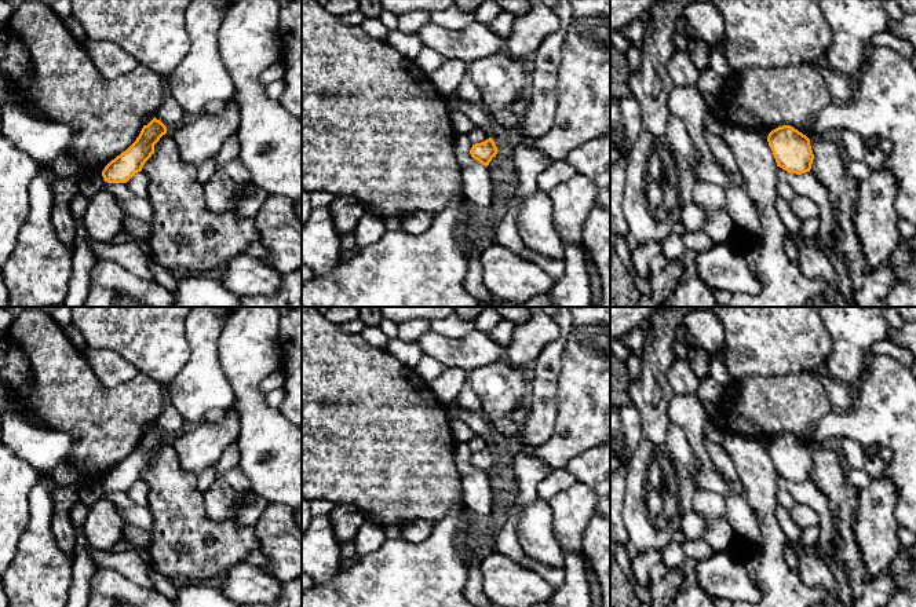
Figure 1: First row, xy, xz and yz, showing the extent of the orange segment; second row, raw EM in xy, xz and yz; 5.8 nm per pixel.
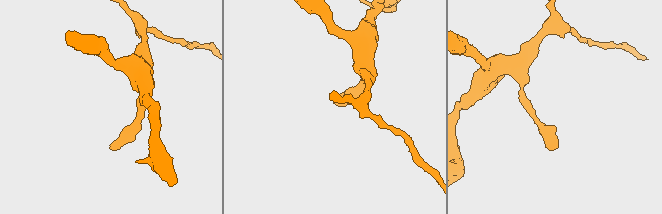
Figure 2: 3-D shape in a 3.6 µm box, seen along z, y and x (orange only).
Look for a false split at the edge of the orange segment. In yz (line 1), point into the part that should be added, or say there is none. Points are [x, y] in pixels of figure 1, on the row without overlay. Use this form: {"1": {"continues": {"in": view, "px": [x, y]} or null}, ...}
{"1": {"continues": null}}

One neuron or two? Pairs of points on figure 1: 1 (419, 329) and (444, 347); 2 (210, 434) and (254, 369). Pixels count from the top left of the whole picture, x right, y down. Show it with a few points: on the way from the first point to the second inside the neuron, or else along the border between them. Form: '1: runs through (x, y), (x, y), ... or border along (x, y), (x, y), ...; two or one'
1: border along (430, 331), (416, 340); two
2: border along (238, 412), (240, 435), (236, 442); two

